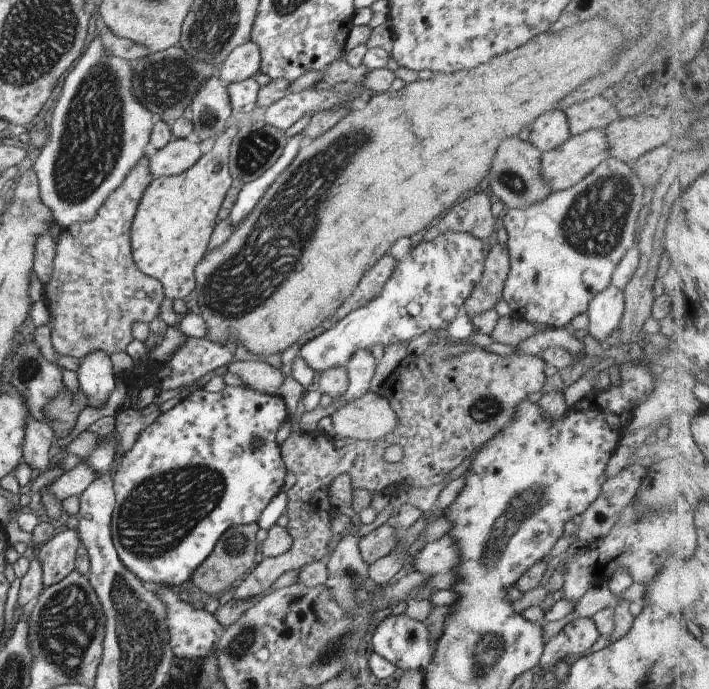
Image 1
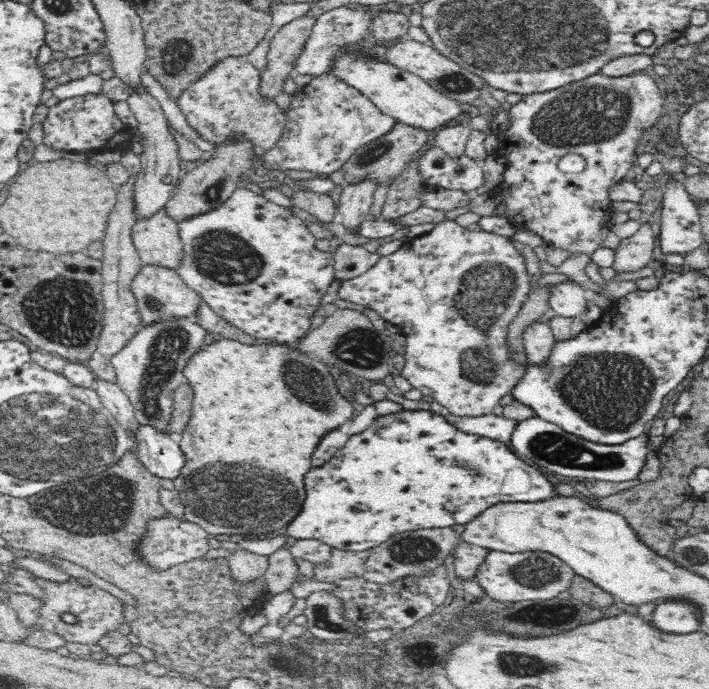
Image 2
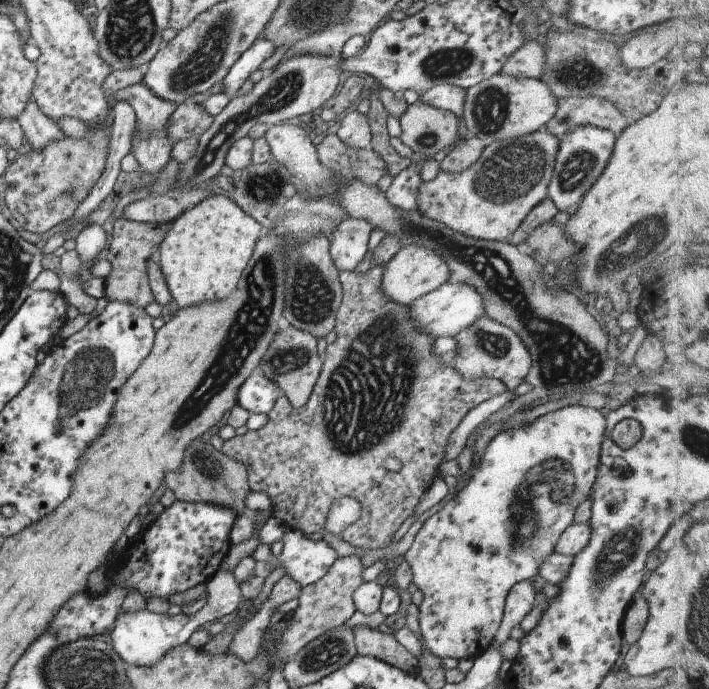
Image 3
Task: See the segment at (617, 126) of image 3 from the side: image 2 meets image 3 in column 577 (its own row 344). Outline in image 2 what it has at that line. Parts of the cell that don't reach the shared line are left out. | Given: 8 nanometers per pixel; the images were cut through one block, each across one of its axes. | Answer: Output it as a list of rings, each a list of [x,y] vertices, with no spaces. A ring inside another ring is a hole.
[[[131,176],[128,183],[118,190],[118,202],[114,212],[110,214],[108,228],[104,232],[104,257],[101,259],[101,277],[103,287],[101,290],[103,298],[103,328],[98,339],[96,352],[85,362],[93,372],[102,380],[117,382],[117,376],[111,363],[111,358],[132,340],[141,326],[141,316],[137,309],[137,300],[132,292],[131,284],[136,275],[145,265],[141,262],[140,256],[132,242],[132,226],[137,218],[135,217],[135,204],[133,203],[136,176]]]

